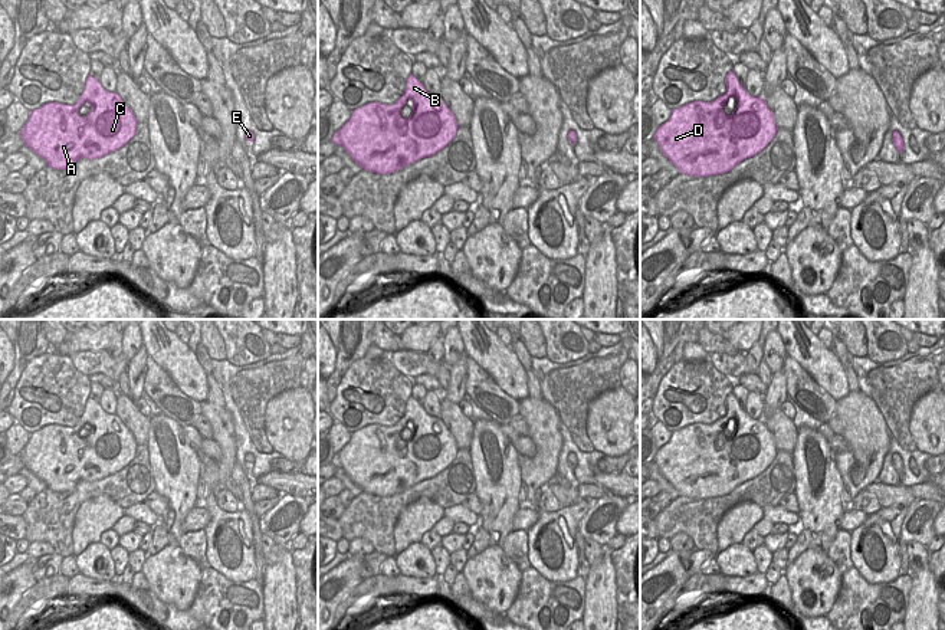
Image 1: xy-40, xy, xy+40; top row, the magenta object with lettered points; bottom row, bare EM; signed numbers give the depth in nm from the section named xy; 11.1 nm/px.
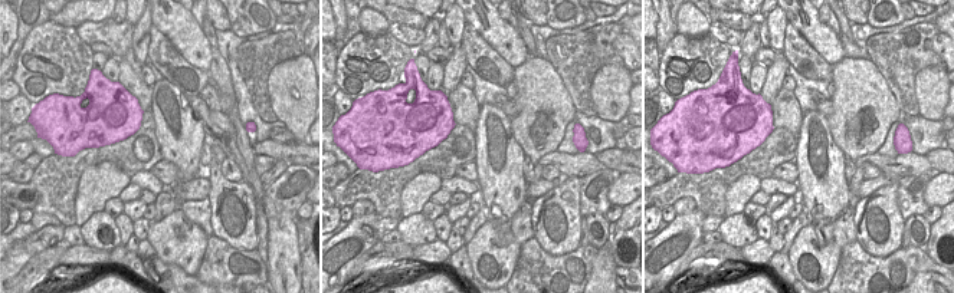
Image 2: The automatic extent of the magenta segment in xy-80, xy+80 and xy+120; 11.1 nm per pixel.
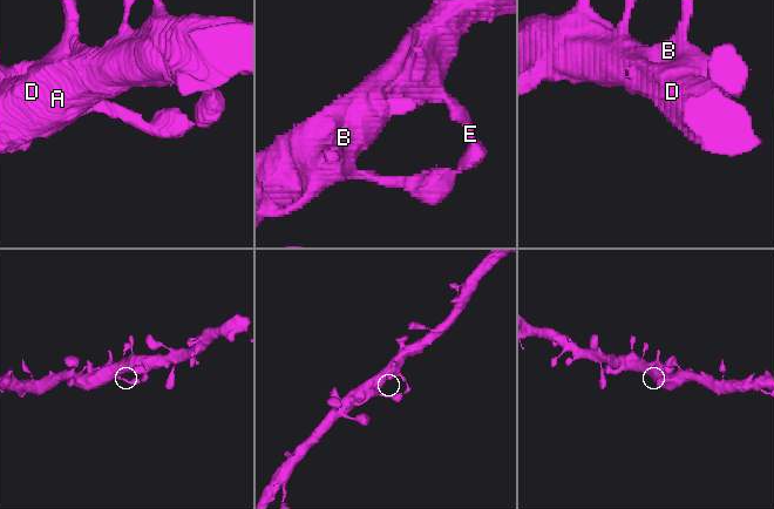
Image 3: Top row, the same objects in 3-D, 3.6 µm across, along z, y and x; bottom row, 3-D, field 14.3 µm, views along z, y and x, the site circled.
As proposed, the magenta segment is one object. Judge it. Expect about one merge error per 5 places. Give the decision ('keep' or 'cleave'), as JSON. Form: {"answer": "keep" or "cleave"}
{"answer": "keep"}

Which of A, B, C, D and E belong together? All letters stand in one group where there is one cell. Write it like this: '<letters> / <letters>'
A B C D E

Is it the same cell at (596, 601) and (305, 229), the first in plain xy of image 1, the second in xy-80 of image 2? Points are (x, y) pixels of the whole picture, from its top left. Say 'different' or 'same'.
different

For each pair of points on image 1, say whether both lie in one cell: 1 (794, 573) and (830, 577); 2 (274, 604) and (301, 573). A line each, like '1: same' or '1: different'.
1: same
2: different

